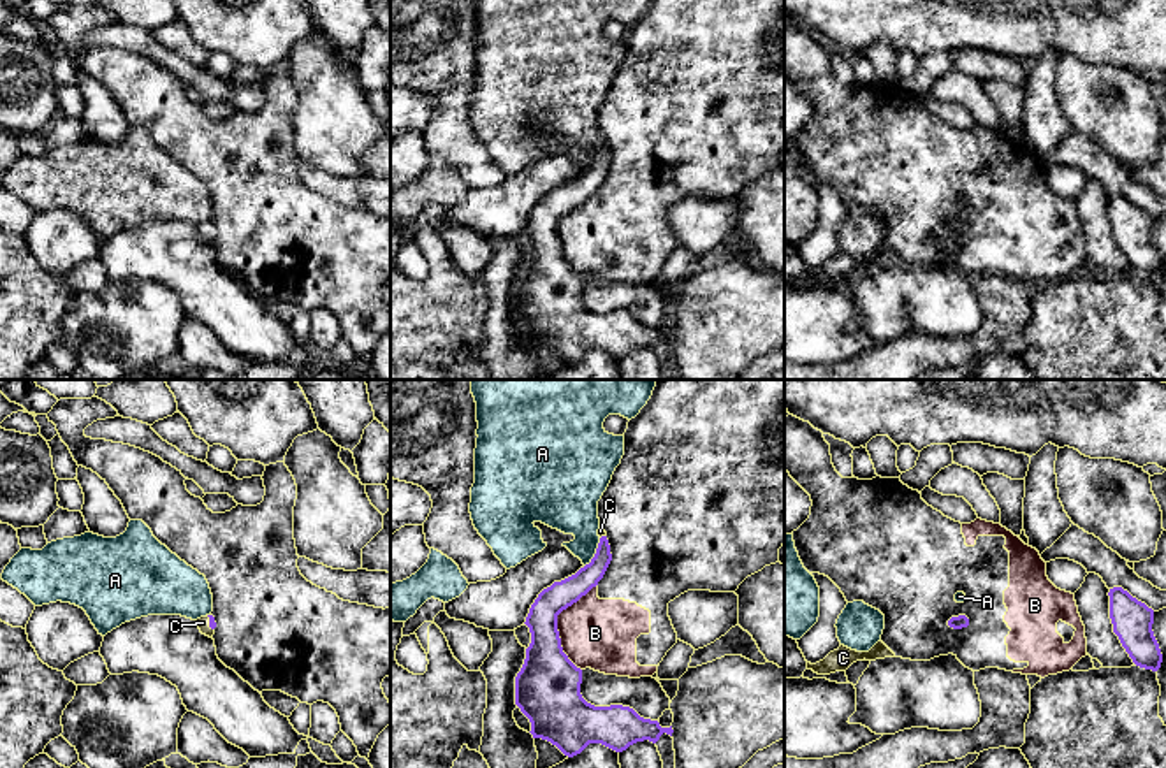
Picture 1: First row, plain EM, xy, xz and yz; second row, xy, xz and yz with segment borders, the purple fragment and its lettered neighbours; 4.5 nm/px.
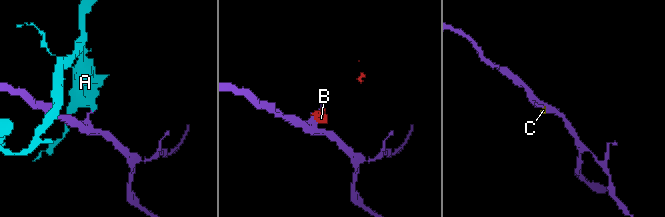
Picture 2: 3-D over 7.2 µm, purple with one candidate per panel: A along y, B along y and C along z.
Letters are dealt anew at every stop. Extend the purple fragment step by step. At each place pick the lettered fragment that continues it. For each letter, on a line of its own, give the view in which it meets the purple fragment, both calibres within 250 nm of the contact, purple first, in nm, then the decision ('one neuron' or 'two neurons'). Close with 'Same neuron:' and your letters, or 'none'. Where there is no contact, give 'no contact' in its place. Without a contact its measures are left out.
A: meets purple in xz; 130 nm thick on the purple side, 260 nm on the other; two neurons
B: meets purple in xz; 260 nm thick on the purple side, 320 nm on the other; two neurons
C: meets purple in xy; 30 nm thick on the purple side, 60 nm on the other; one neuron
Same neuron: C

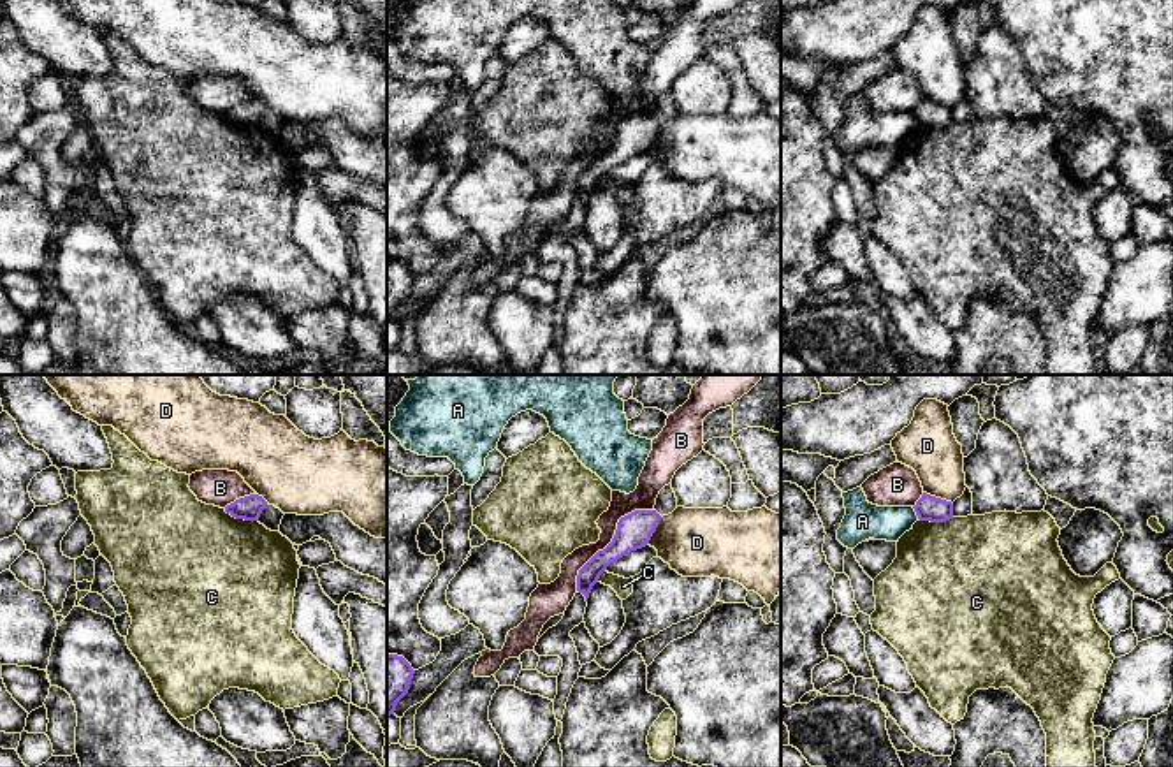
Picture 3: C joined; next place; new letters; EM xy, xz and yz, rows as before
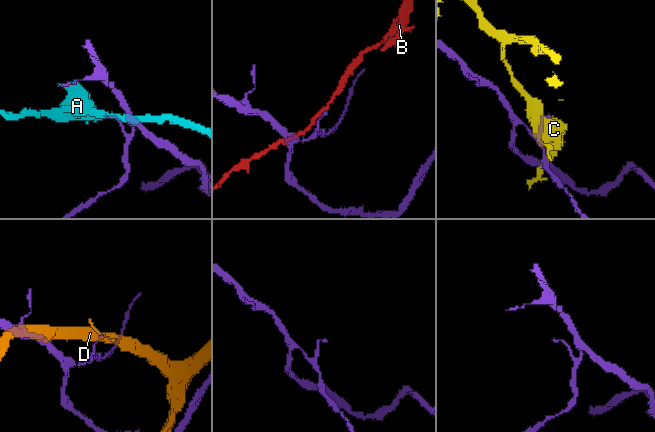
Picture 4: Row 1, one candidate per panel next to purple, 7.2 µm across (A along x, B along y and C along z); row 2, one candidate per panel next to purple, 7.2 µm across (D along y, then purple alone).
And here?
A: meets purple in yz; 120 nm thick on the purple side, 170 nm on the other; two neurons
B: meets purple in xz; 160 nm thick on the purple side, 110 nm on the other; two neurons
C: meets purple in xy; 110 nm thick on the purple side, 480 nm on the other; two neurons
D: meets purple in yz; 120 nm thick on the purple side, 260 nm on the other; two neurons
Same neuron: none

